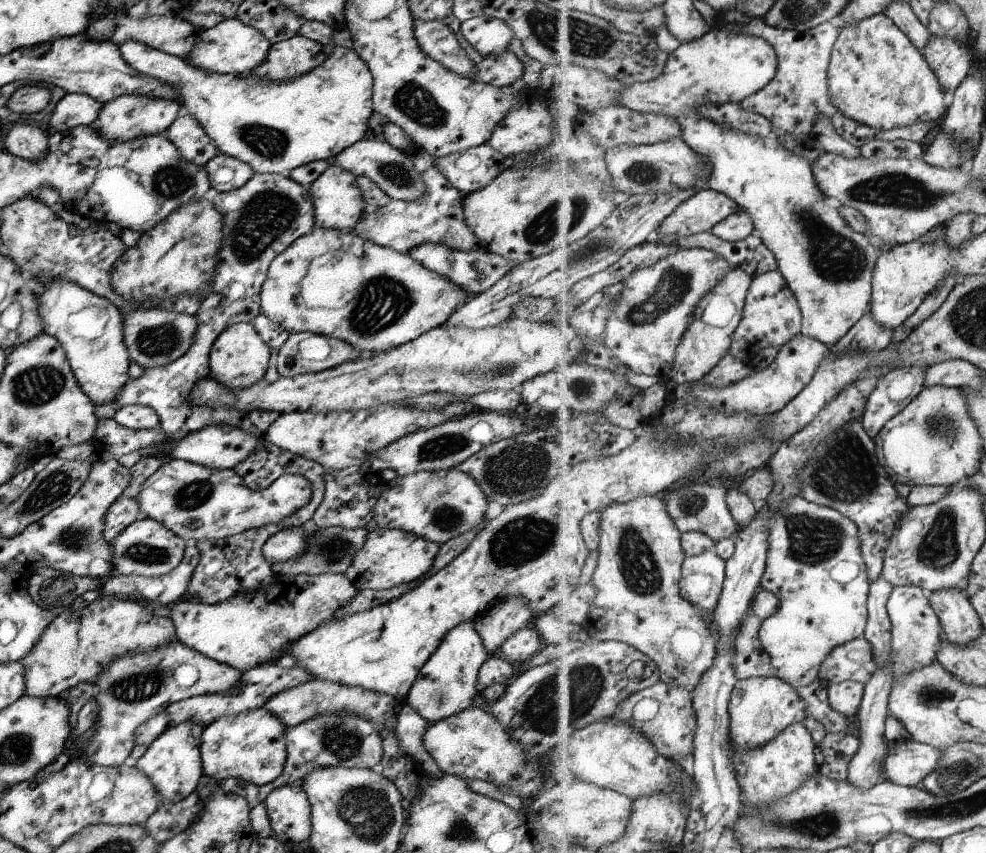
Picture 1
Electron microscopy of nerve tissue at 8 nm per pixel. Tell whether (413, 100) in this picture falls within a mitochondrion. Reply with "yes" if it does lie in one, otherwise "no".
yes

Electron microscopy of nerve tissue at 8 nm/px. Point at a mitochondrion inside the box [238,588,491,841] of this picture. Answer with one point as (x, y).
(338, 738)

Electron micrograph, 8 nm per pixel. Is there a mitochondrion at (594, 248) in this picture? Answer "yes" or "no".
yes

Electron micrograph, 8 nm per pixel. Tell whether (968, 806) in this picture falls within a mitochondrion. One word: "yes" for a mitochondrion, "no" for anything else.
yes

